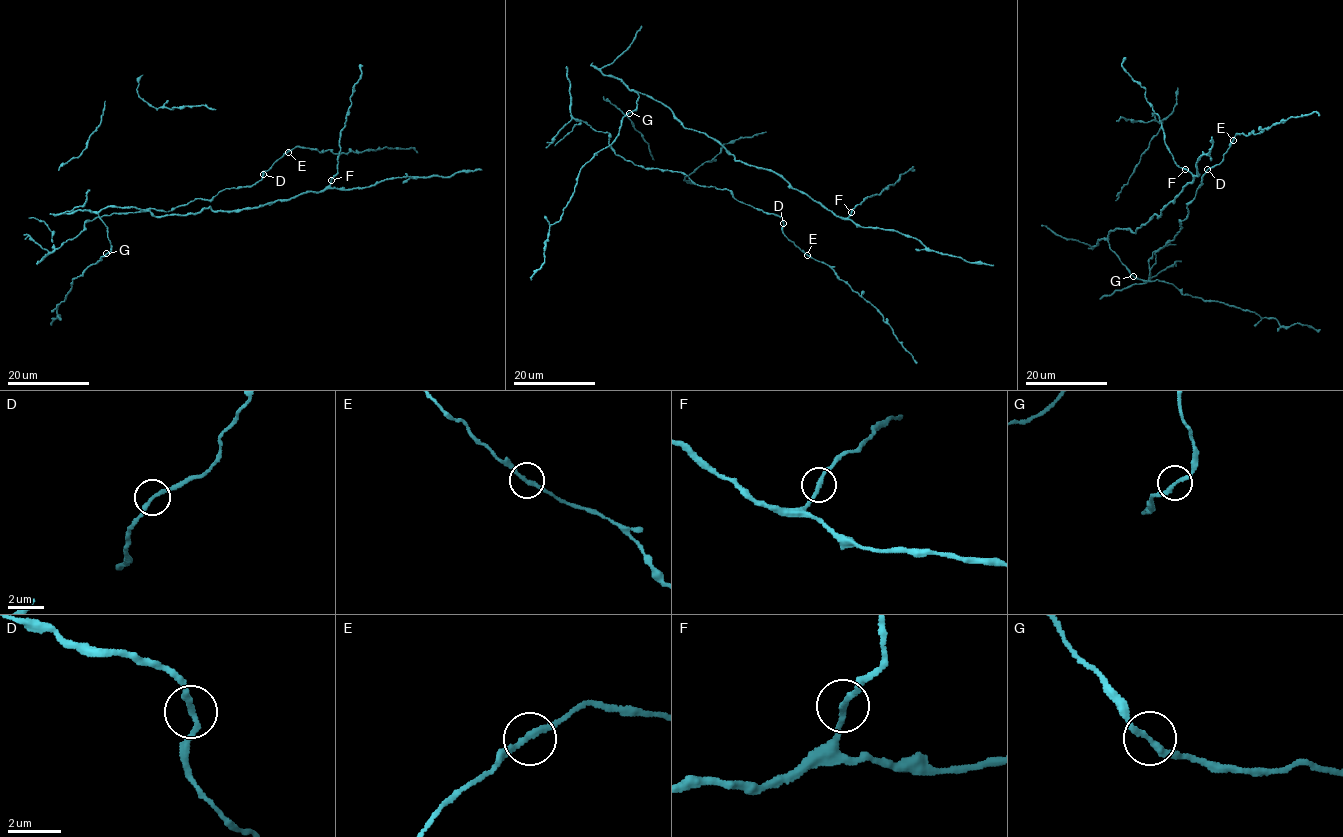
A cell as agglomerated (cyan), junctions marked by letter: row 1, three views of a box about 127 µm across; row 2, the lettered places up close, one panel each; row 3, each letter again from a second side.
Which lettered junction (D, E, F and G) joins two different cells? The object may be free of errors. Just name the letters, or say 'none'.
none

